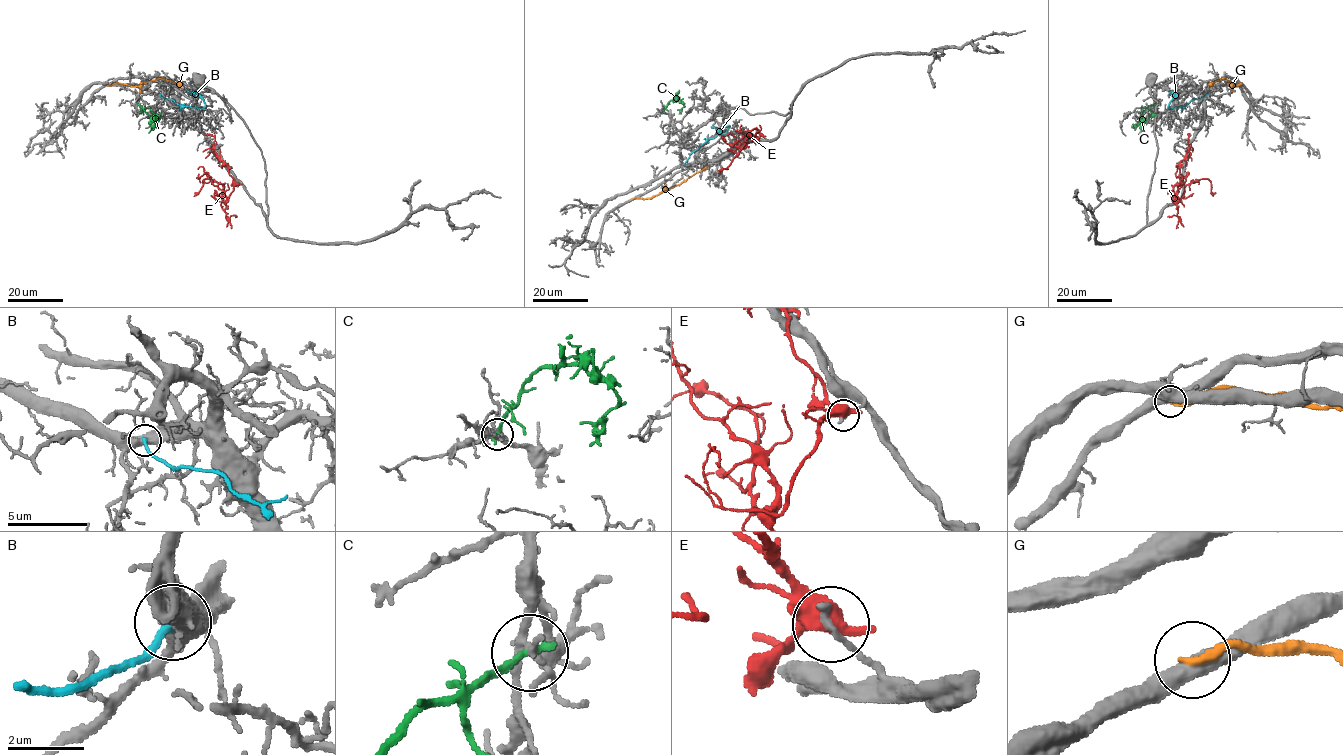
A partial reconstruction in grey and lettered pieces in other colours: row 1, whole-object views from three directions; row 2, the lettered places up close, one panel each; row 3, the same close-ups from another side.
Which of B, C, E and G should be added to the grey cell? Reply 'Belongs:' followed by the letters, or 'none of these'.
Belongs: none of these

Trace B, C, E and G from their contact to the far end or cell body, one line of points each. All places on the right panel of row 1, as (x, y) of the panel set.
B: (1207, 94), (1183, 107), (1169, 108), (1176, 96), (1169, 91)
C: (1154, 104), (1144, 111), (1142, 118), (1156, 113)
E: (1178, 185), (1171, 192), (1173, 202), (1179, 200), (1185, 186), (1203, 179), (1210, 181), (1213, 196)
G: (1241, 85), (1233, 86), (1225, 78), (1208, 85)

